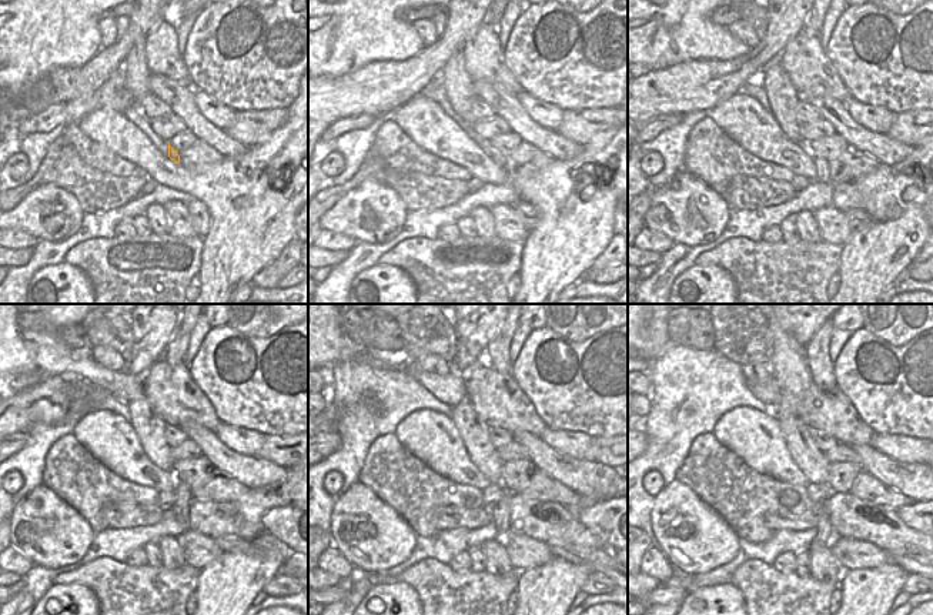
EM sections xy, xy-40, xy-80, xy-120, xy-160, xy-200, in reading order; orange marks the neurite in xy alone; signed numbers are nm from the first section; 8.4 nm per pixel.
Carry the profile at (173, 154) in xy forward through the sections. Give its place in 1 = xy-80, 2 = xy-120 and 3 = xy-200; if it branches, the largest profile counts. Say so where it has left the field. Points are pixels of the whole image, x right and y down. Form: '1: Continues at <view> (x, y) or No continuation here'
1: Continues at xy-80 (823, 174)
2: Continues at xy-120 (183, 495)
3: Continues at xy-200 (825, 534)

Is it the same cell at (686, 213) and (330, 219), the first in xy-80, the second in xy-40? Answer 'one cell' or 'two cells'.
one cell

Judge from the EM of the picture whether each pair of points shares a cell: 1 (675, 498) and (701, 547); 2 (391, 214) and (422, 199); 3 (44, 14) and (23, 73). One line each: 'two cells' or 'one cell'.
1: one cell
2: two cells
3: one cell

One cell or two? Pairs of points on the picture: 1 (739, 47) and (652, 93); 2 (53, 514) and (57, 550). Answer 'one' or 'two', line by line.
1: two
2: one

